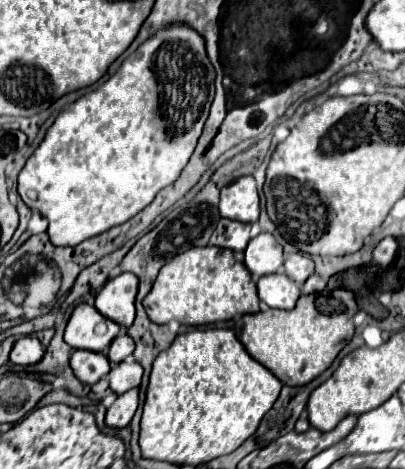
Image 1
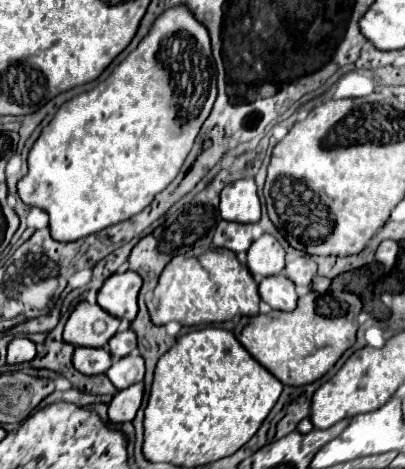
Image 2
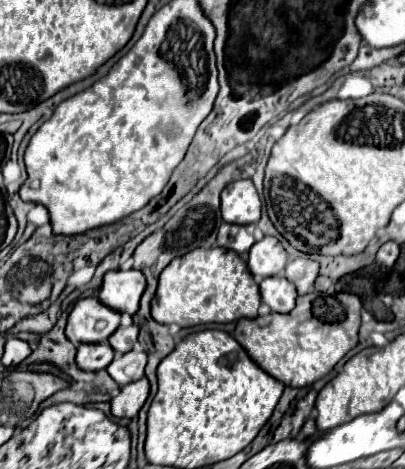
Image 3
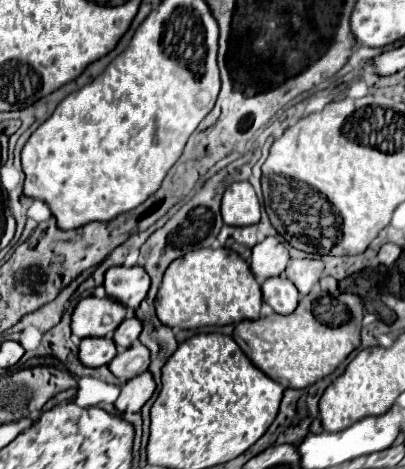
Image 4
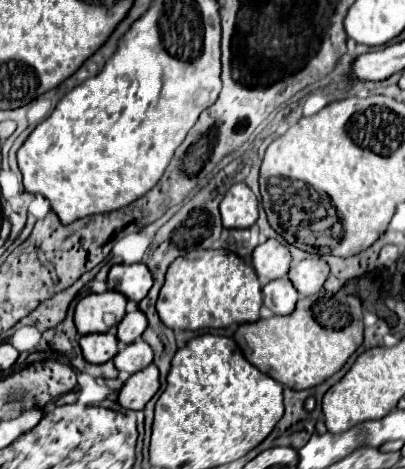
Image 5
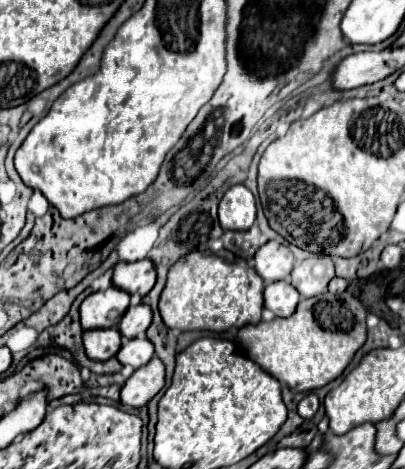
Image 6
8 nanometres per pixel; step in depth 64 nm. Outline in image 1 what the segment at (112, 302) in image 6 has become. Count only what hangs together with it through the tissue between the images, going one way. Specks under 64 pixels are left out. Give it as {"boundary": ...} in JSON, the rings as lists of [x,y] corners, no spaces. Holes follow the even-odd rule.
{"boundary":[[[80,304],[74,308],[66,324],[64,340],[74,350],[102,352],[118,334],[120,326],[116,322],[104,318],[94,306]]]}

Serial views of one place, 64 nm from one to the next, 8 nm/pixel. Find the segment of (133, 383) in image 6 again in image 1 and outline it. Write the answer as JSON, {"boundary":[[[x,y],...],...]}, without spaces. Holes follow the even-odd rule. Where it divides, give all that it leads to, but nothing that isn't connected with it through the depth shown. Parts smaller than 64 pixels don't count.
{"boundary":[[[136,388],[136,392],[124,392],[124,396],[118,396],[114,400],[114,404],[106,410],[106,418],[104,418],[106,426],[116,428],[116,430],[126,428],[134,416],[136,408],[138,408],[138,388]]]}

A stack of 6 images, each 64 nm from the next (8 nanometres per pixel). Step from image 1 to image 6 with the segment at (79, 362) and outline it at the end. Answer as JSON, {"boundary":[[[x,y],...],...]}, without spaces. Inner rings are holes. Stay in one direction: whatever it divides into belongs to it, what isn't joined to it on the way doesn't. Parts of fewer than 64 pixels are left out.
{"boundary":[[[106,328],[106,330],[92,330],[92,332],[84,332],[82,334],[82,342],[84,342],[84,350],[88,354],[90,360],[110,360],[116,356],[116,352],[120,350],[120,342],[122,336],[116,328]]]}

